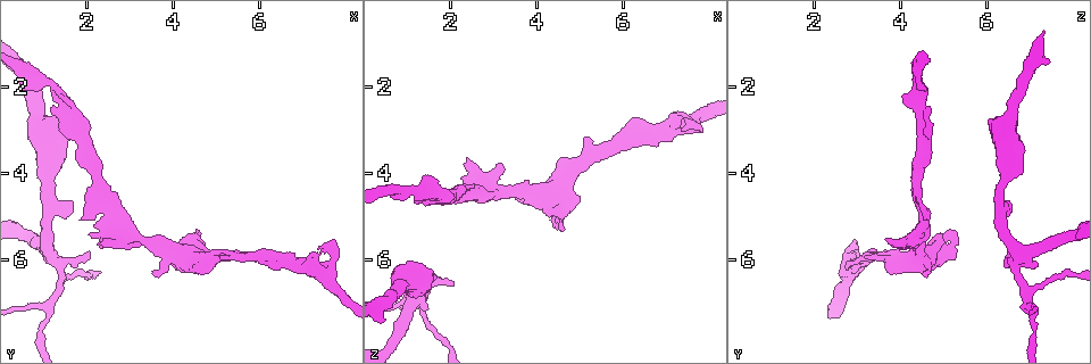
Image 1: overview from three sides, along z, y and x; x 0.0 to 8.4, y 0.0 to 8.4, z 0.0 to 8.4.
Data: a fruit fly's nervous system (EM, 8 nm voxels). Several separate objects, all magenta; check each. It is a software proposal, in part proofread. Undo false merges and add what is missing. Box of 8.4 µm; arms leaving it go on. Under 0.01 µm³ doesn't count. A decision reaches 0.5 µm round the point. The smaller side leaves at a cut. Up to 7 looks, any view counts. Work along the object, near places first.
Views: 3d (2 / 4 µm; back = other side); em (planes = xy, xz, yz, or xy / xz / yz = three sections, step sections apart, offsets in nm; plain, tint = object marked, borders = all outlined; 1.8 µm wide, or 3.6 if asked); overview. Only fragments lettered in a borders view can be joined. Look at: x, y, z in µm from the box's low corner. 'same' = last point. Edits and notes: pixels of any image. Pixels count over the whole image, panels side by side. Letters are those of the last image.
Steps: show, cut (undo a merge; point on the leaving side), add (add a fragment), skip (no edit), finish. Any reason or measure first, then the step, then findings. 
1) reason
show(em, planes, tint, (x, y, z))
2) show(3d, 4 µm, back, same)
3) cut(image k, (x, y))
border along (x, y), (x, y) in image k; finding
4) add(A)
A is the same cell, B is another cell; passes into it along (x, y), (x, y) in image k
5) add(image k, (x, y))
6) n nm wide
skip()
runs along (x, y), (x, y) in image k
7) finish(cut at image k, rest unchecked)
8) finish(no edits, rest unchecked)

show(em, planes, tint, (4.45, 5.80, 5.35))

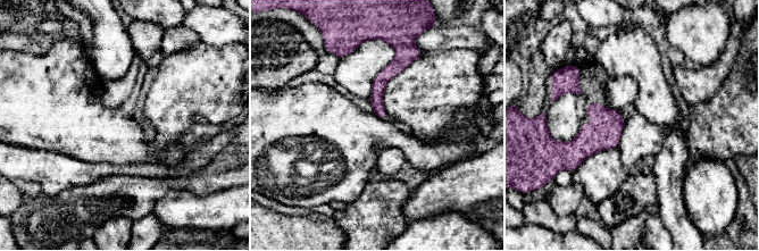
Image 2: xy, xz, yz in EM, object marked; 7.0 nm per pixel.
show(em, planes, borders, same)

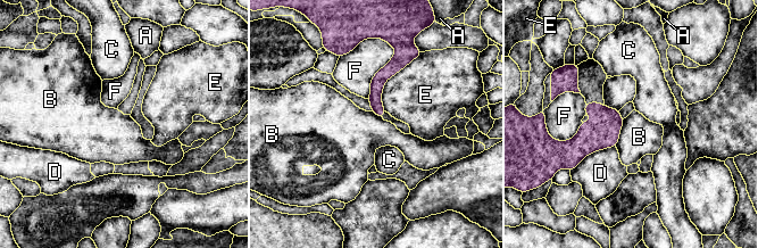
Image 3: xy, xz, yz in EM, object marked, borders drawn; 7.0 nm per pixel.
skip()
A, B, C, D, E and F are other cells; border along (624, 118), (616, 147) in image 3; no lettered fragment goes on from it

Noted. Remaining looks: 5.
show(3d, 4 µm, (1.10, 5.90, 6.80))

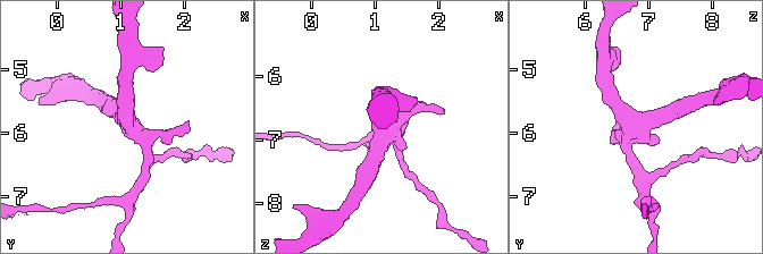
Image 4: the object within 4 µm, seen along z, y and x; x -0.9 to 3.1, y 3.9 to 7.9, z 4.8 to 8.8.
show(em, planes, borders, (1.10, 5.85, 6.75))

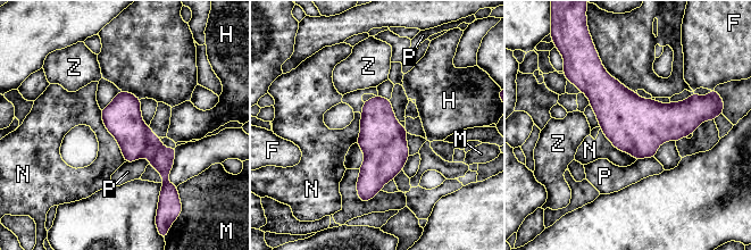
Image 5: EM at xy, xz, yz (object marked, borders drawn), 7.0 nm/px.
skip()
F, H, M, N, P and Z are other cells; border along (100, 110), (102, 123), (125, 161) in image 5; continuous, no second neuron

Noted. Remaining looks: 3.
branch point
show(em, planes, borders, (7.10, 6.10, 2.90))

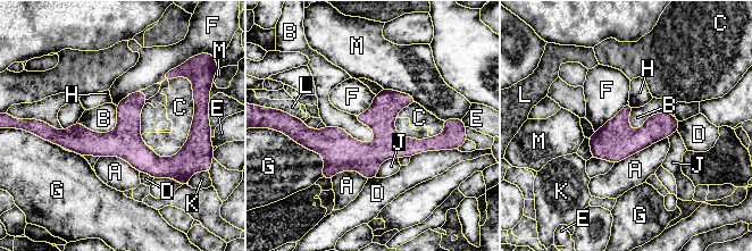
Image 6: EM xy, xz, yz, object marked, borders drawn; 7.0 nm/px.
skip()
A, B, C, D, E, F, G, H, J, K, L and M are other cells; runs along (305, 133), (340, 150), (440, 140) in image 6; all the same neuron

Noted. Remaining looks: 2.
finish(no edits, rest unchecked)

